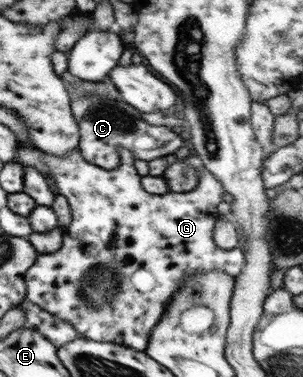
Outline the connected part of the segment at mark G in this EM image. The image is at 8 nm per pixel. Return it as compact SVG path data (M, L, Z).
M18 143L17 149L19 152L19 163L21 163L21 165L29 165L29 167L37 169L45 178L49 175L49 177L55 181L58 194L66 197L72 214L71 224L66 228L66 237L63 238L60 249L54 253L39 254L35 263L25 274L27 301L38 305L43 311L48 311L48 313L71 323L72 327L74 327L80 336L91 339L92 341L110 342L129 347L136 351L145 351L152 328L158 324L164 313L166 313L168 305L170 305L170 299L174 297L174 293L178 295L178 291L180 291L179 287L184 283L186 277L194 277L194 275L198 275L198 273L222 271L222 273L230 275L234 283L239 280L240 273L242 273L242 269L244 269L244 263L246 263L242 250L239 247L235 249L220 249L220 247L216 247L216 243L214 243L214 239L212 239L216 220L221 217L220 213L217 212L217 205L222 203L222 195L224 195L225 192L223 185L203 166L202 160L197 155L190 155L189 158L181 159L186 160L186 163L194 168L195 172L199 175L200 181L197 181L194 189L180 193L169 191L166 195L159 196L148 193L142 187L141 176L136 172L136 168L134 168L135 157L129 149L123 147L117 149L121 161L116 169L102 169L102 167L88 163L82 157L79 147L73 149L71 154L62 157L47 154L38 148L27 148L26 146L20 145L20 143Z

